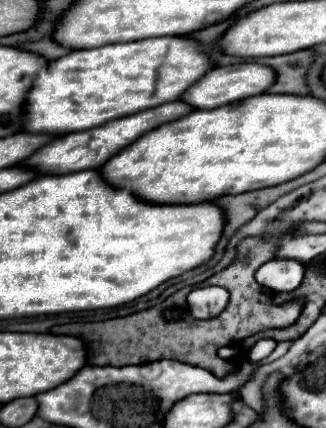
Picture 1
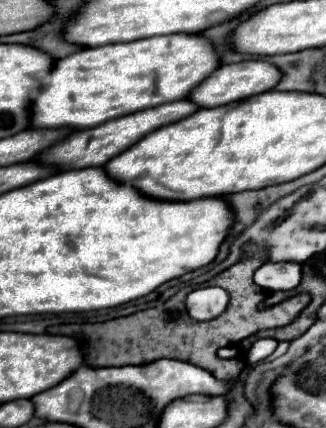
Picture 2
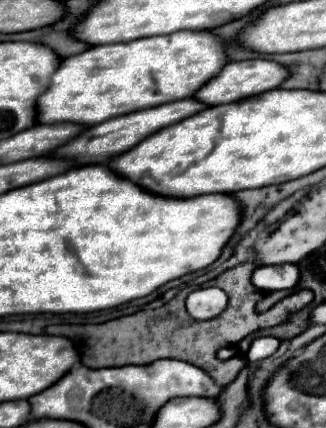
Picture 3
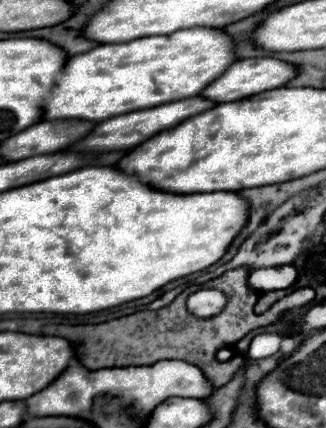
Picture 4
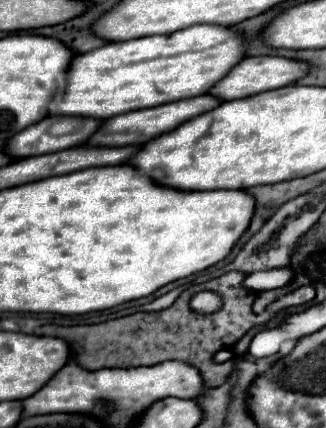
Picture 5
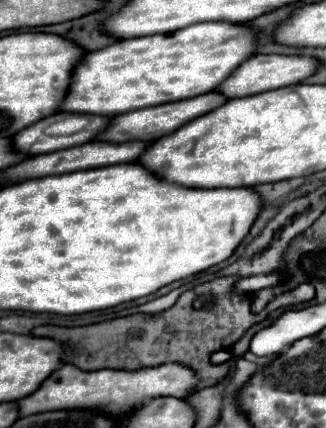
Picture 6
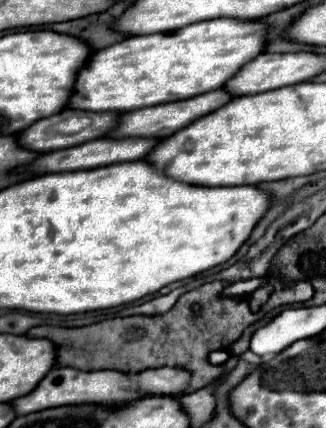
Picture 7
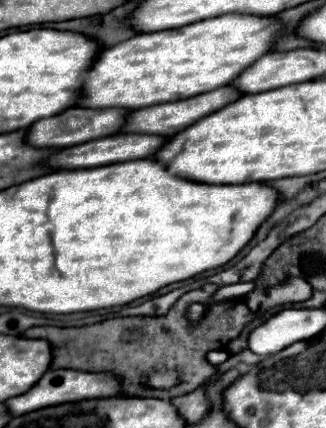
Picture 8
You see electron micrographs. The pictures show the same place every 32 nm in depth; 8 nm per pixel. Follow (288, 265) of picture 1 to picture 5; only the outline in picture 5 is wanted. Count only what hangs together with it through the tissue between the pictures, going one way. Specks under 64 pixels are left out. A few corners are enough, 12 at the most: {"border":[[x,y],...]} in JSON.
{"border":[[272,268],[246,276],[248,290],[284,288],[294,278],[294,270]]}

